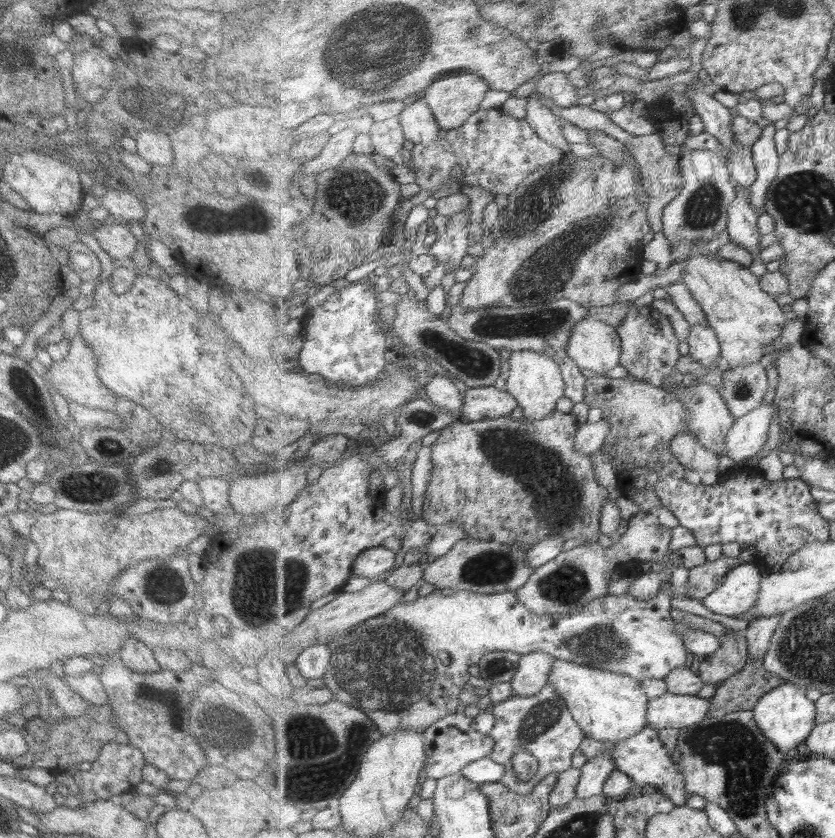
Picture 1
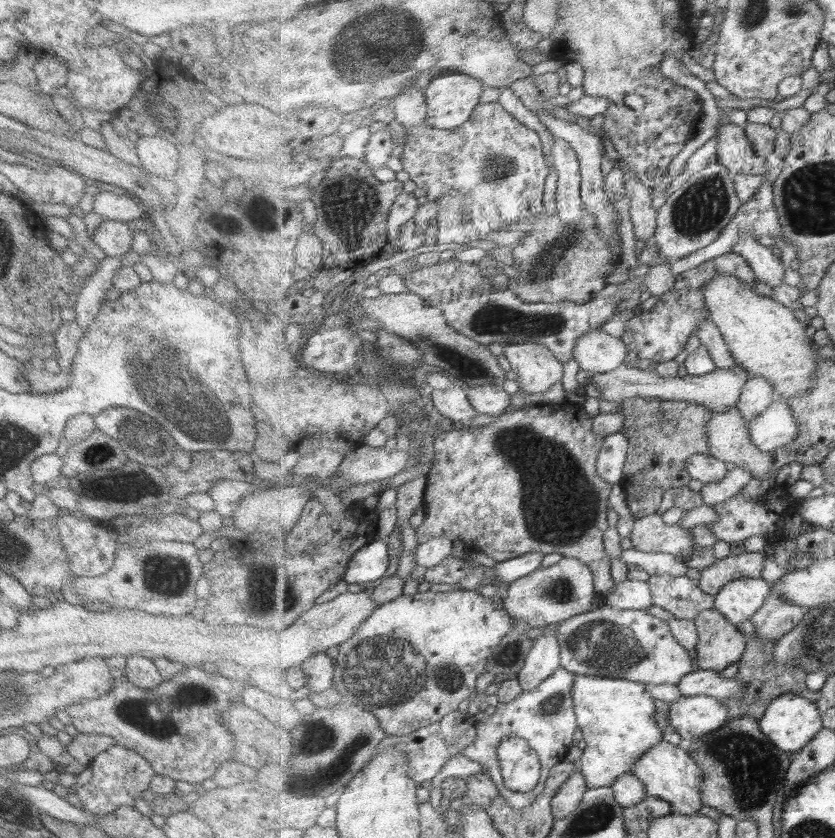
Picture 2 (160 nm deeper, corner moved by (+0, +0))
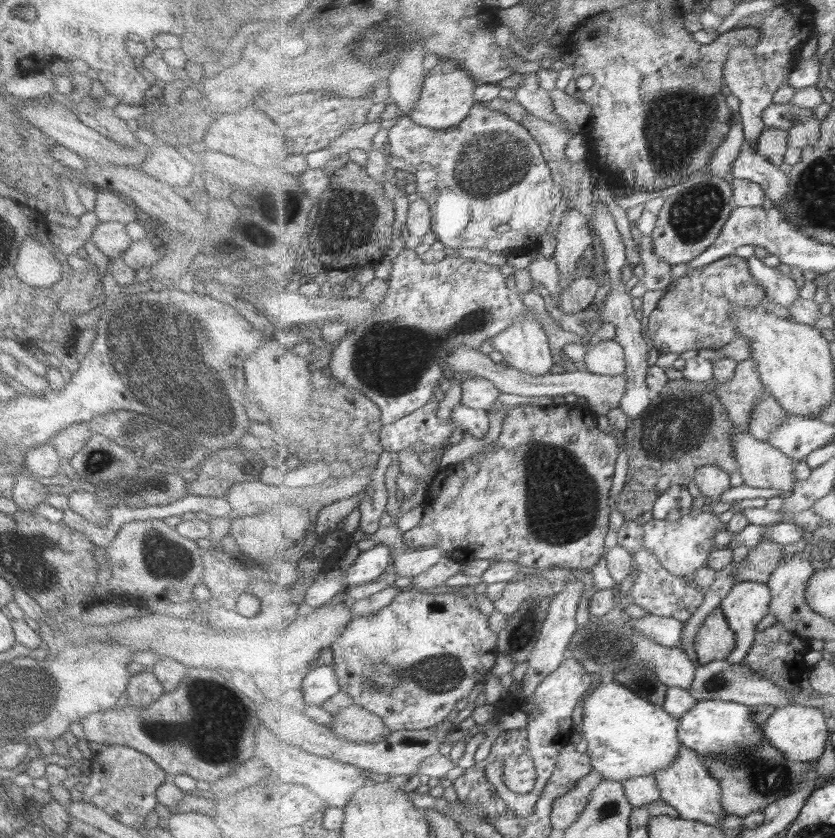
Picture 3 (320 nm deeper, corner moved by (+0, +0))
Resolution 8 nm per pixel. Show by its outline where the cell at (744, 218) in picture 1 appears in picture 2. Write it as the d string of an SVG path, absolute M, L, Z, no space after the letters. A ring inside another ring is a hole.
M759 236L742 238L735 246L734 252L744 256L756 274L756 280L772 288L781 286L785 280L785 266L777 254L769 247L759 243Z

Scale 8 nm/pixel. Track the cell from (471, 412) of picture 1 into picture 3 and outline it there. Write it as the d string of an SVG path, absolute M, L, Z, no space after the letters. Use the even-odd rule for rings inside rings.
M471 377L461 383L461 403L469 408L487 410L502 392L494 382L483 377Z

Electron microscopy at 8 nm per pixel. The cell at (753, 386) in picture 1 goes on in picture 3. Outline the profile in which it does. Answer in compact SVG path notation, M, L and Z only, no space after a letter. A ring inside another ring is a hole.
M769 392L758 400L749 423L750 433L757 438L766 442L770 434L777 430L779 424L784 422L788 417L788 412L783 405Z

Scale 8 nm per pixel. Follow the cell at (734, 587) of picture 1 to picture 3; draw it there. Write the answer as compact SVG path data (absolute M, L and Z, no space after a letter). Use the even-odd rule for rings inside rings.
M739 582L720 607L737 635L736 649L726 658L732 665L742 663L756 642L759 622L770 614L772 593L768 584Z

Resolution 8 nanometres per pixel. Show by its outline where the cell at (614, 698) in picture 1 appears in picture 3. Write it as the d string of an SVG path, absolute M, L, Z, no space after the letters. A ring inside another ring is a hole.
M603 681L595 686L592 693L584 699L583 710L581 734L588 742L586 752L591 755L593 768L600 772L604 779L623 783L637 777L655 777L658 772L663 772L675 762L684 747L680 739L680 719L617 682Z

